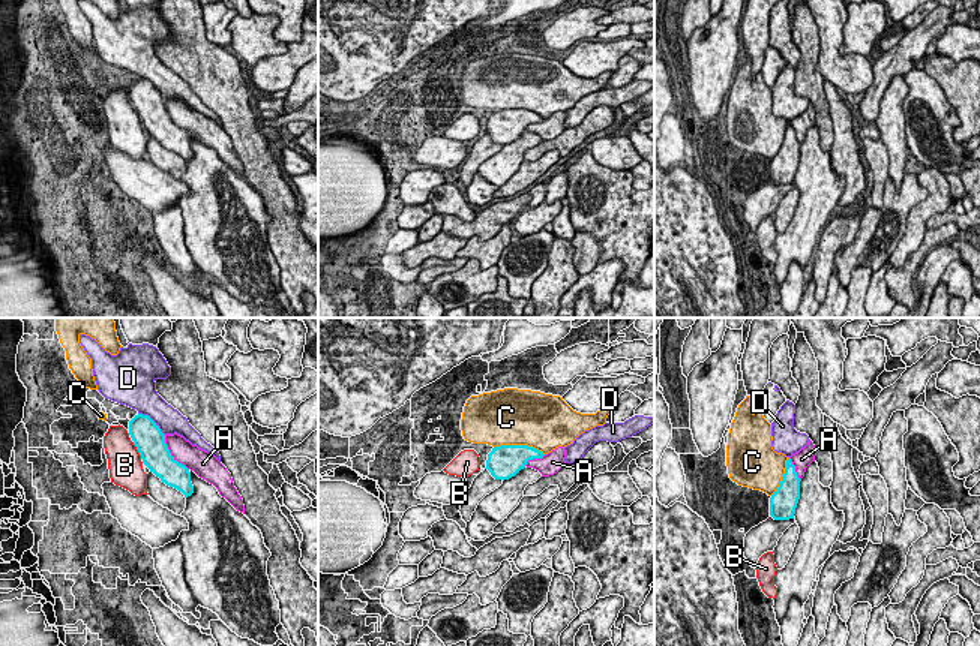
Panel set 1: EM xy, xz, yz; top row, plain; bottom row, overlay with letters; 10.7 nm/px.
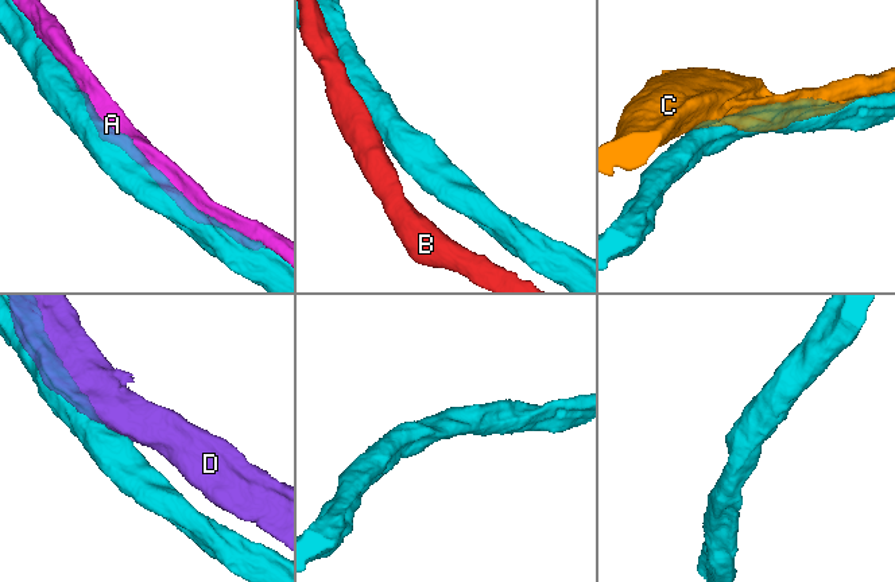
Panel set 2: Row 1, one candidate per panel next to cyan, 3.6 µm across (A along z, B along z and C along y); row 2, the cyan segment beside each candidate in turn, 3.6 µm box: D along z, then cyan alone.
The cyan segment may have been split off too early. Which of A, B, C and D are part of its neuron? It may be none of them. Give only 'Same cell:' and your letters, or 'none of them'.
Same cell: A

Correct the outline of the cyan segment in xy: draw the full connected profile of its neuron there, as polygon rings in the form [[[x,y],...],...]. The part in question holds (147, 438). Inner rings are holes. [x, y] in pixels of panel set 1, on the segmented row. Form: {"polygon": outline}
{"polygon": [[[138,414],[129,421],[129,435],[143,463],[170,487],[185,498],[194,493],[191,472],[213,484],[237,511],[245,514],[243,499],[234,487],[231,474],[210,453],[192,445],[183,436],[164,435],[149,417]]]}

